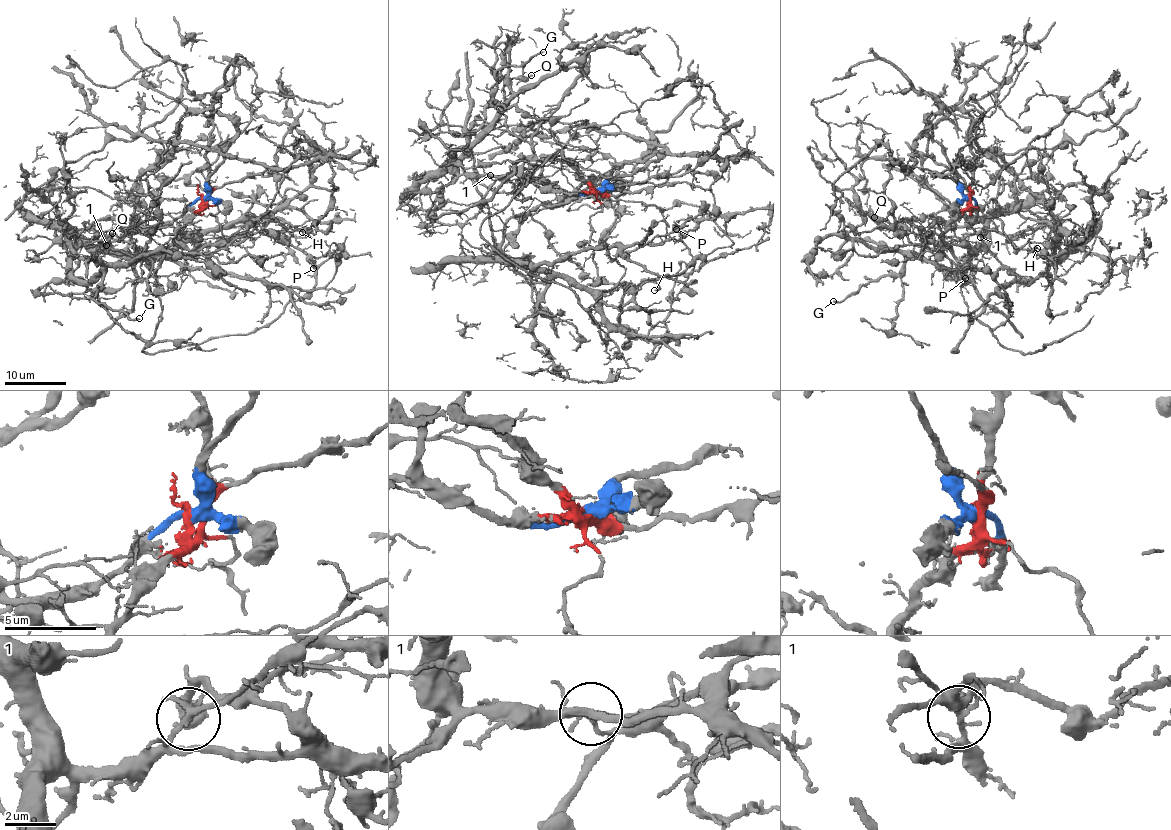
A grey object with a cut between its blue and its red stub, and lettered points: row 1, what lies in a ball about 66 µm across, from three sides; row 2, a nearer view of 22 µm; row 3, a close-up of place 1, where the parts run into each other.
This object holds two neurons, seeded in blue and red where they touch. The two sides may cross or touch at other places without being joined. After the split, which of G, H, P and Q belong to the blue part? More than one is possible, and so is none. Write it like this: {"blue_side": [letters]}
{"blue_side": ["G", "H", "P"]}

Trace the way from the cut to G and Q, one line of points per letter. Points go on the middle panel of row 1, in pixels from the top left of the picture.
G: (596, 190), (581, 193), (552, 166), (479, 175), (453, 165), (500, 109), (495, 74), (543, 51)
Q: (596, 190), (575, 168), (555, 158), (539, 158), (506, 125), (506, 82), (531, 75)

